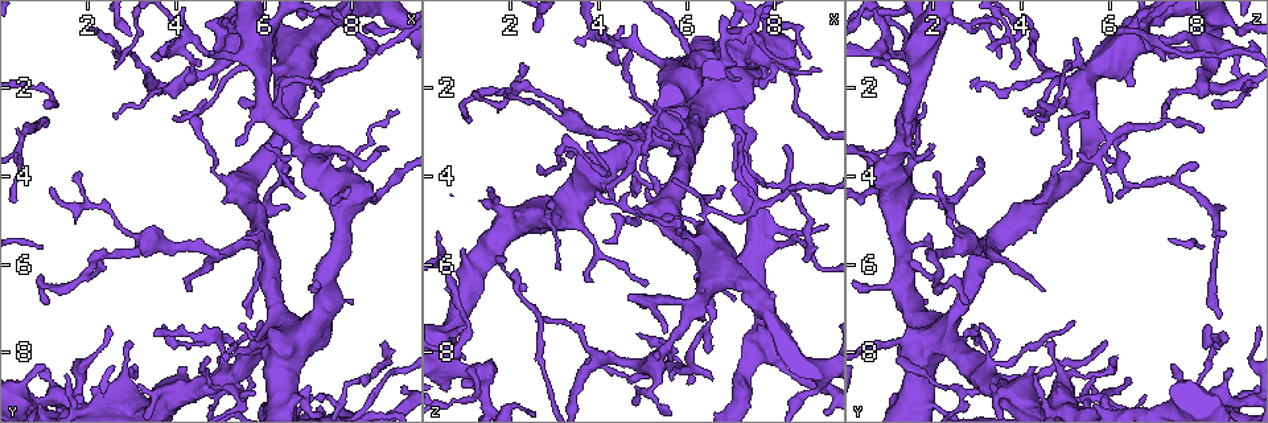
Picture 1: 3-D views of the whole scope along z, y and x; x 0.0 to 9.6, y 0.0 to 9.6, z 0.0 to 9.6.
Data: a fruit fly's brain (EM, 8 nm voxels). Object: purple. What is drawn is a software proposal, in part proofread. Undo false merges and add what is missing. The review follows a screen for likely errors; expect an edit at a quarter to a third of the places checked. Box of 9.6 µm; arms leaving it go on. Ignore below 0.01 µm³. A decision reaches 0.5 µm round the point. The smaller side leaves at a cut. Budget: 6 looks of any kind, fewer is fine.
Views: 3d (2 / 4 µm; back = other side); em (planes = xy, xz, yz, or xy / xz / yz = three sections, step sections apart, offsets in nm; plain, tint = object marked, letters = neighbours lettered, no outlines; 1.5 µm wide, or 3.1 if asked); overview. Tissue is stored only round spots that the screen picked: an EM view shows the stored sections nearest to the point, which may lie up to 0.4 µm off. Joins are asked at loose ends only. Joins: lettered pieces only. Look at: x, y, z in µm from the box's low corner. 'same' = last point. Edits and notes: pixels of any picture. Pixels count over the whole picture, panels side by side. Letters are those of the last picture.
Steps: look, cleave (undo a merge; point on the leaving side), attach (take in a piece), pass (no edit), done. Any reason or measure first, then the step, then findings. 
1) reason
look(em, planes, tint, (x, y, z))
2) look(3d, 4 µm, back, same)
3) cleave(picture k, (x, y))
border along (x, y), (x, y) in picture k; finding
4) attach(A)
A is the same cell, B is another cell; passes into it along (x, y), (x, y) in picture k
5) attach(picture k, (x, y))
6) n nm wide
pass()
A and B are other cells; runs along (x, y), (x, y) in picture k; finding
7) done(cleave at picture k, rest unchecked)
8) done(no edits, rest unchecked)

thin end
look(3d, 4 µm, (5.60, 1.30, 3.50))

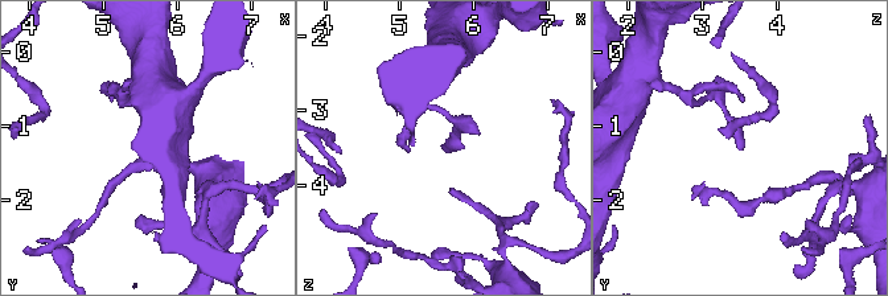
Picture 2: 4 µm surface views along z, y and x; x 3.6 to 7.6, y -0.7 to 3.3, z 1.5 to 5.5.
look(em, planes, letters, (5.60, 1.35, 3.50))

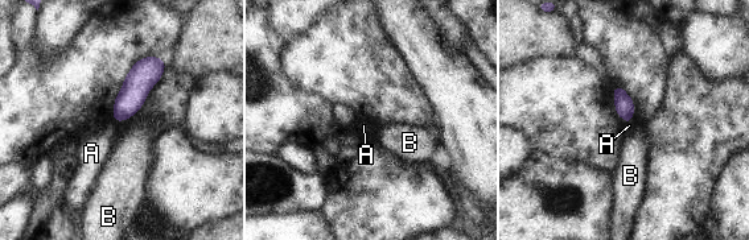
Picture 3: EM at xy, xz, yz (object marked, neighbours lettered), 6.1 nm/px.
pass()
A and B are other cells; border along (112, 118), (118, 121) in picture 3; no lettered piece goes on from it

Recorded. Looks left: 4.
free end
look(em, planes, letters, (8.45, 1.25, 1.60))

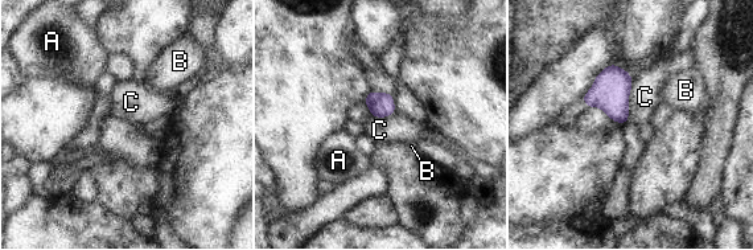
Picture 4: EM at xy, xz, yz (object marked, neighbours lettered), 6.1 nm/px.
150 nm wide
pass()
A, B and C are other cells; border along (633, 80), (629, 94), (628, 119) in picture 4; no lettered piece goes on from it

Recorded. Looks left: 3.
free end
look(3d, 4 µm, (1.00, 8.30, 7.35))

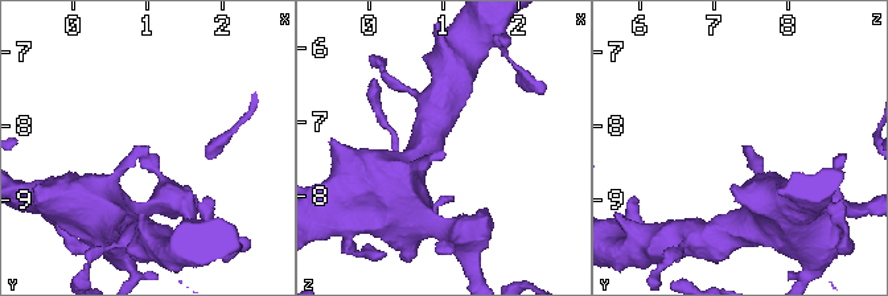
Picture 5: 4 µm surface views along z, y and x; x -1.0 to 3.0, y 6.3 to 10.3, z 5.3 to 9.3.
now the EM
look(em, planes, tint, (1.00, 8.30, 7.40))

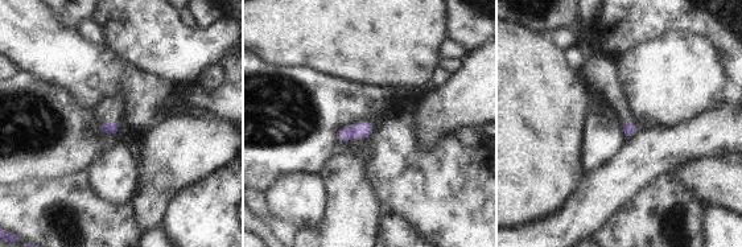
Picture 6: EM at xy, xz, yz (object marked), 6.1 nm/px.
look(em, planes, letters, same)

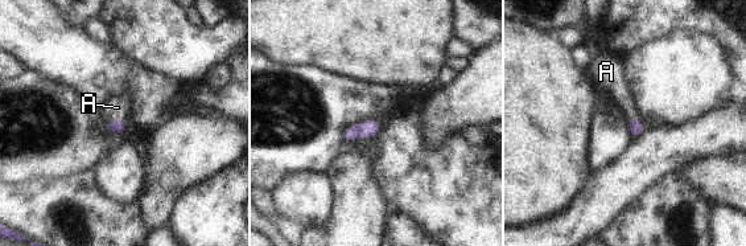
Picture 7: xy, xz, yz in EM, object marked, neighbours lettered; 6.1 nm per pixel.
attach(A)
A is the same cell; it goes on there

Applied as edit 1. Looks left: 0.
done(attach at picture 7, rest unchecked)

